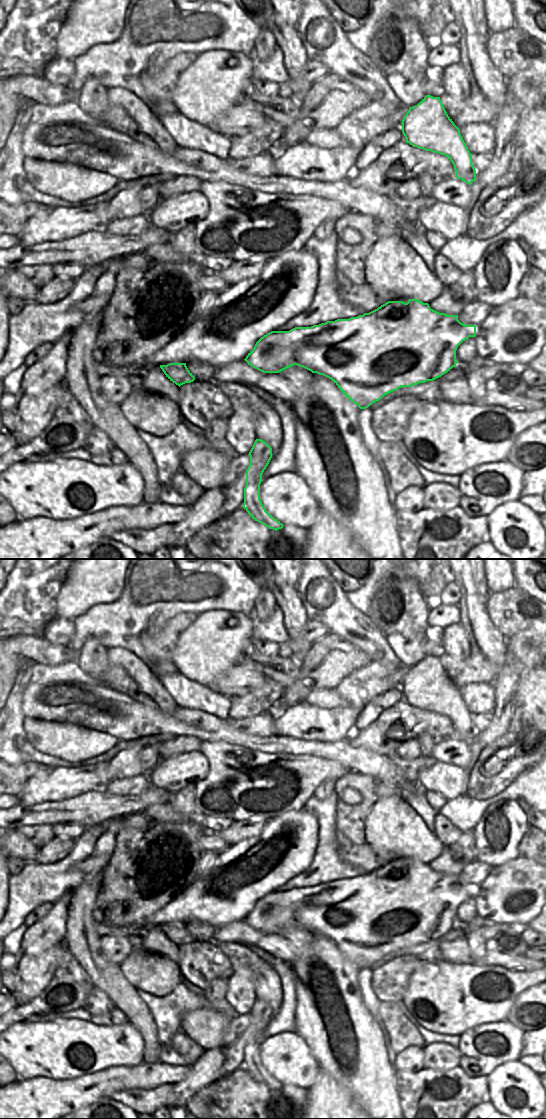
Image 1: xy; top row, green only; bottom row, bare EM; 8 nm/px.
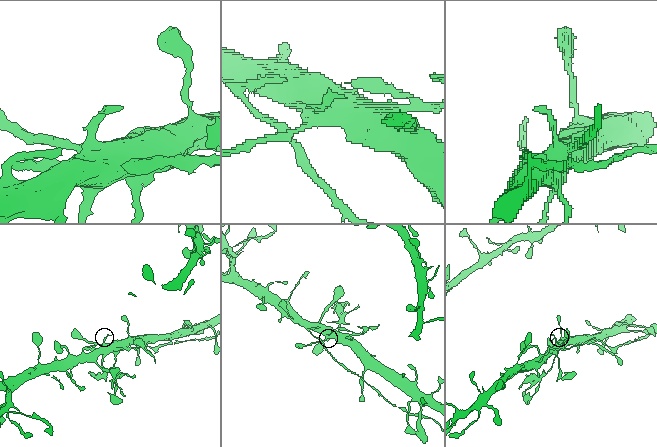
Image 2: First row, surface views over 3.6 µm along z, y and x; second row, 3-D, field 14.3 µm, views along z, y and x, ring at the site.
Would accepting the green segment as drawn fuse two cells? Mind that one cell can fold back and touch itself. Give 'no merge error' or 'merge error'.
no merge error

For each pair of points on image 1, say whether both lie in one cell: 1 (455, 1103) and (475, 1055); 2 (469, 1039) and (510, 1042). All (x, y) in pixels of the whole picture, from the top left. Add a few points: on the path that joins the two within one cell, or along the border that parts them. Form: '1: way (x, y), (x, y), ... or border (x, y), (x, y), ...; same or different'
1: border (458, 1066), (469, 1076), (485, 1075), (487, 1077); different
2: way (480, 1032), (496, 1030), (501, 1032); same

